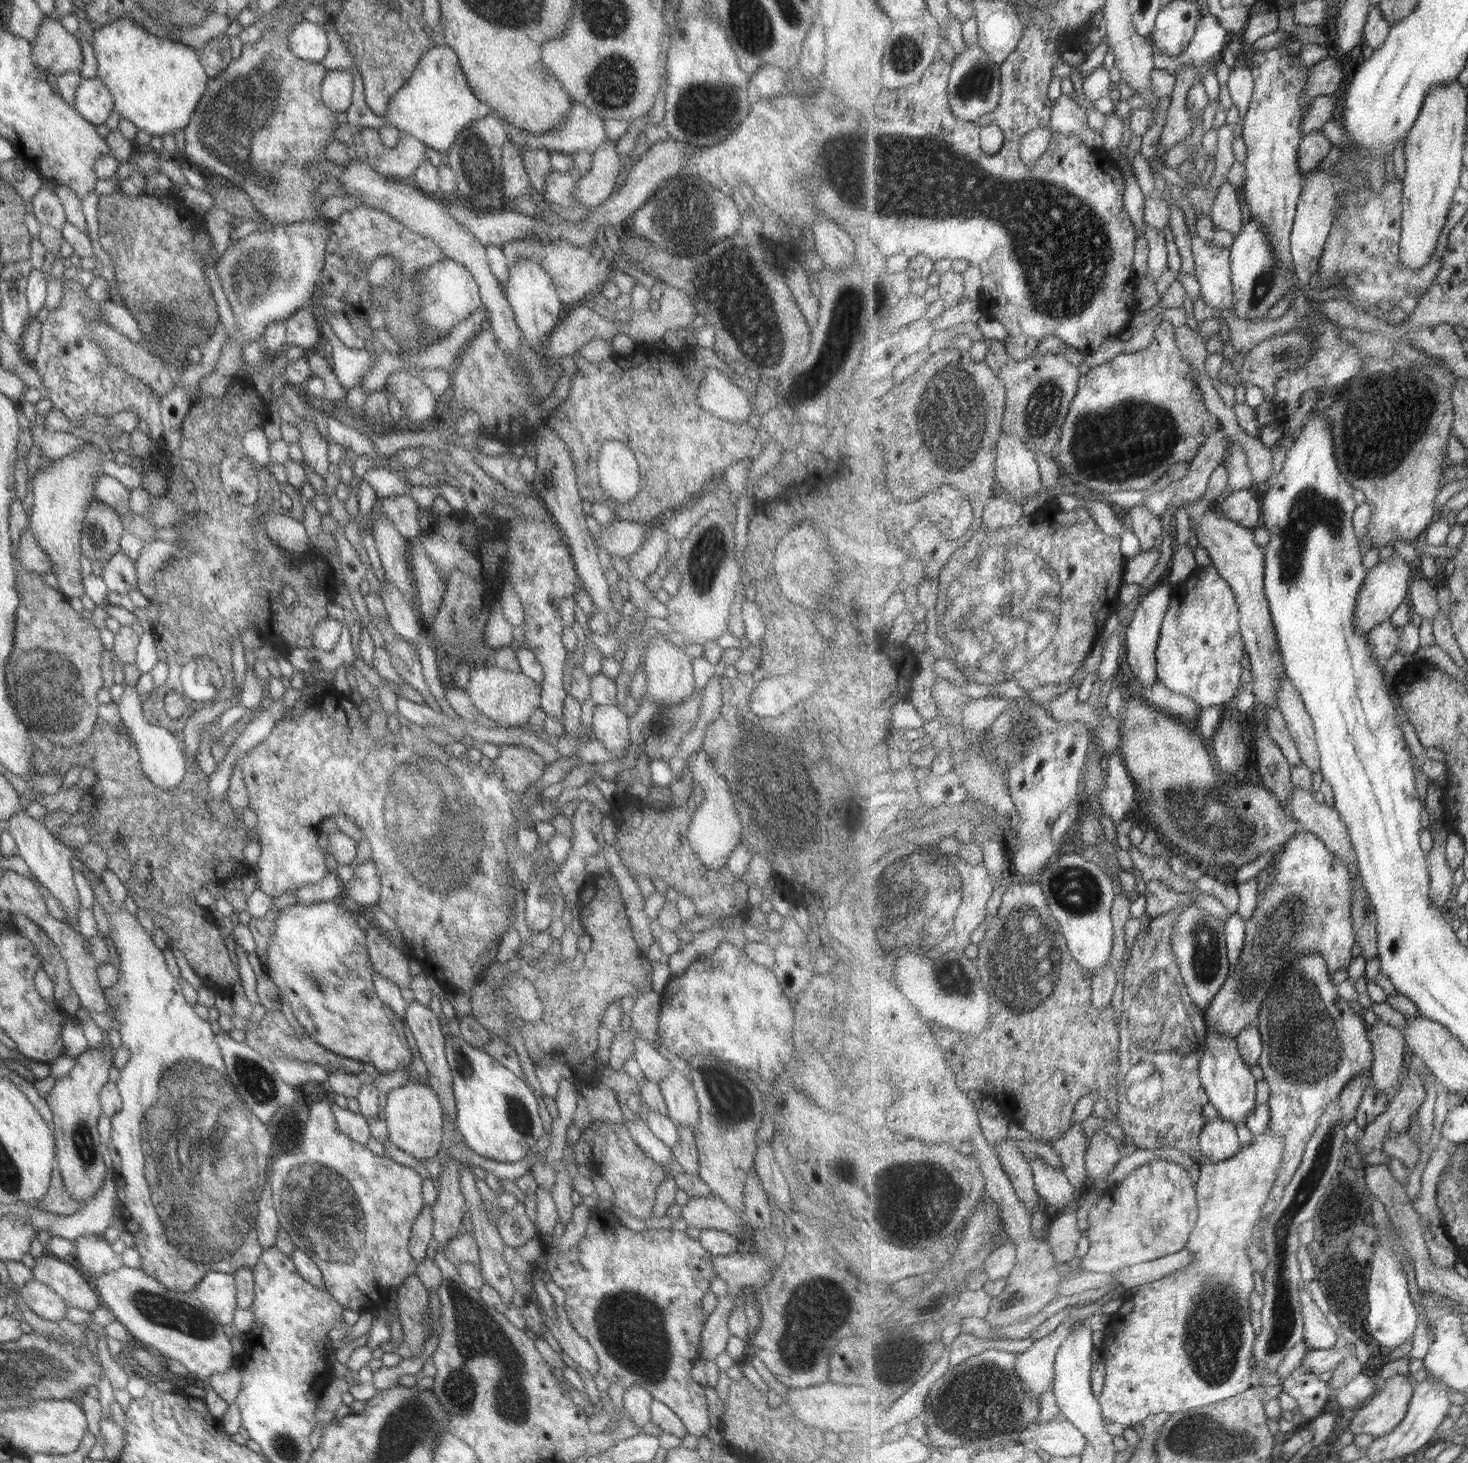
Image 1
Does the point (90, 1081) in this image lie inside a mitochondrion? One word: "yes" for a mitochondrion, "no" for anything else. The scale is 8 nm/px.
no

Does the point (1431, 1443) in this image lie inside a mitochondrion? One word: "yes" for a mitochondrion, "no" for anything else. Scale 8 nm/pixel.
no

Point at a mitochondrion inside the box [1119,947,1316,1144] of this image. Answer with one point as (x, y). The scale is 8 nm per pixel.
(1179, 1034)

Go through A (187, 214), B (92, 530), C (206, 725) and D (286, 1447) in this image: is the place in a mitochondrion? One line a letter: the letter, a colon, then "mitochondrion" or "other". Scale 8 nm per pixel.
A: other
B: other
C: other
D: mitochondrion

